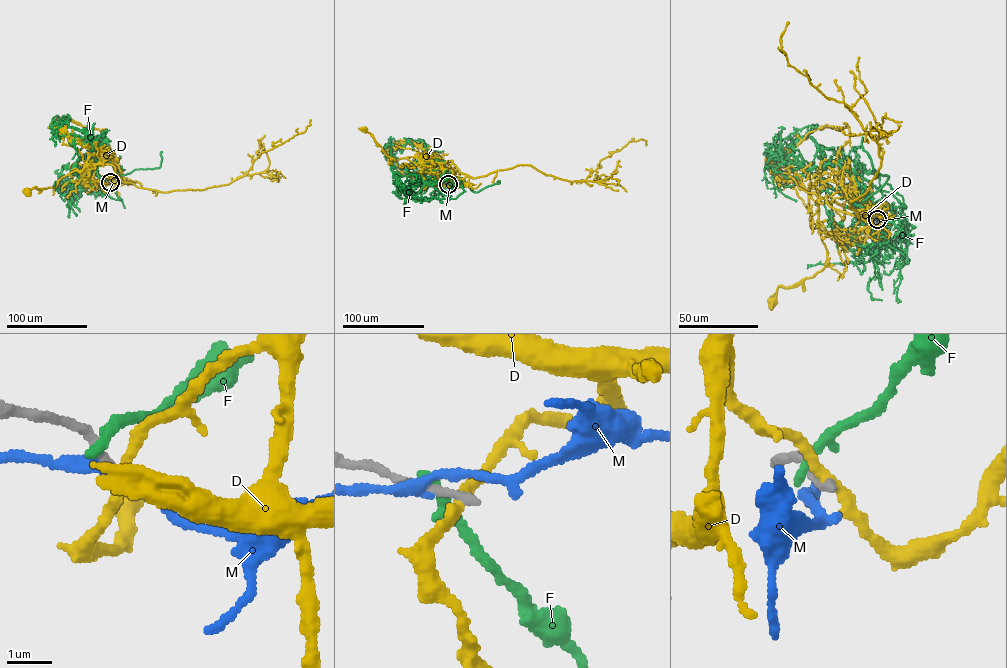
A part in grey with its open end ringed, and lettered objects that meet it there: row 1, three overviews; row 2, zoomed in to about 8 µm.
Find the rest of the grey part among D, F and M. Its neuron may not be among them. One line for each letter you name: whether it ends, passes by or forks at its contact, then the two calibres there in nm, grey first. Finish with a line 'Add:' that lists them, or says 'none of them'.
Add: none of them

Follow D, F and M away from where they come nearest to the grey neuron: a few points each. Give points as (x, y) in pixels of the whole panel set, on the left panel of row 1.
D: (109, 182), (112, 180), (90, 182), (74, 170), (52, 187), (34, 187), (26, 192)
F: (109, 181), (119, 170), (109, 149), (91, 142), (82, 131), (69, 127), (56, 131), (55, 137), (60, 142)
M: (109, 182), (95, 182)

